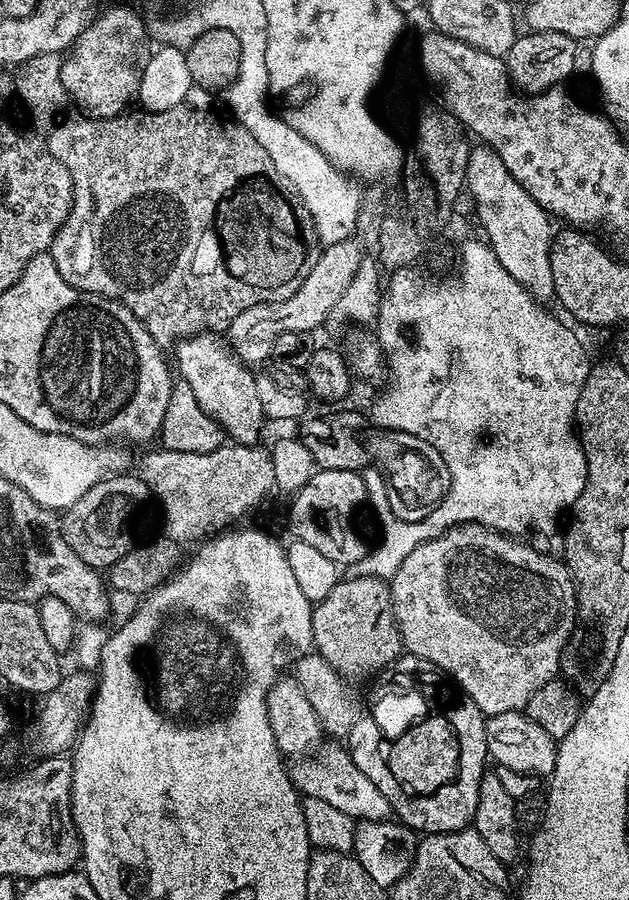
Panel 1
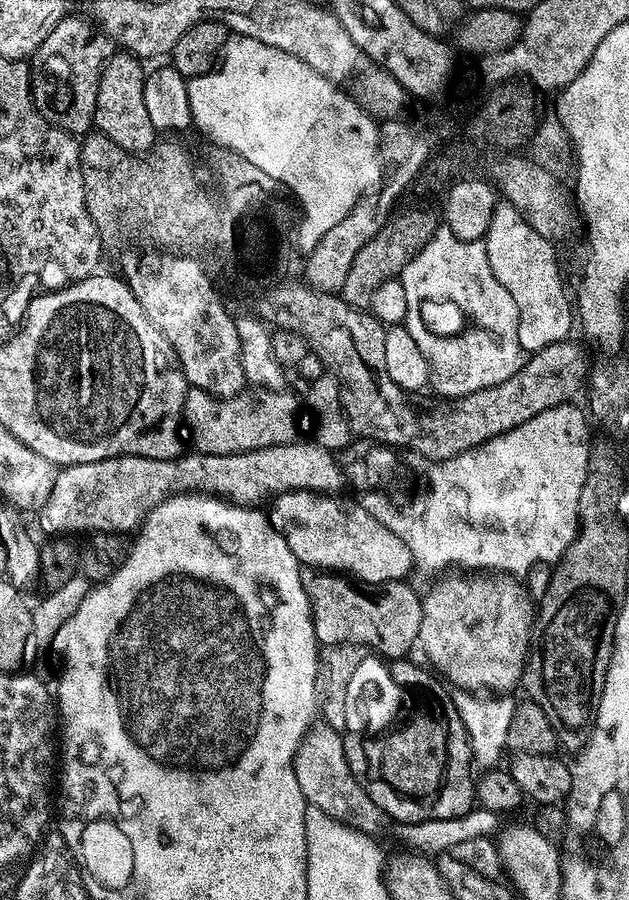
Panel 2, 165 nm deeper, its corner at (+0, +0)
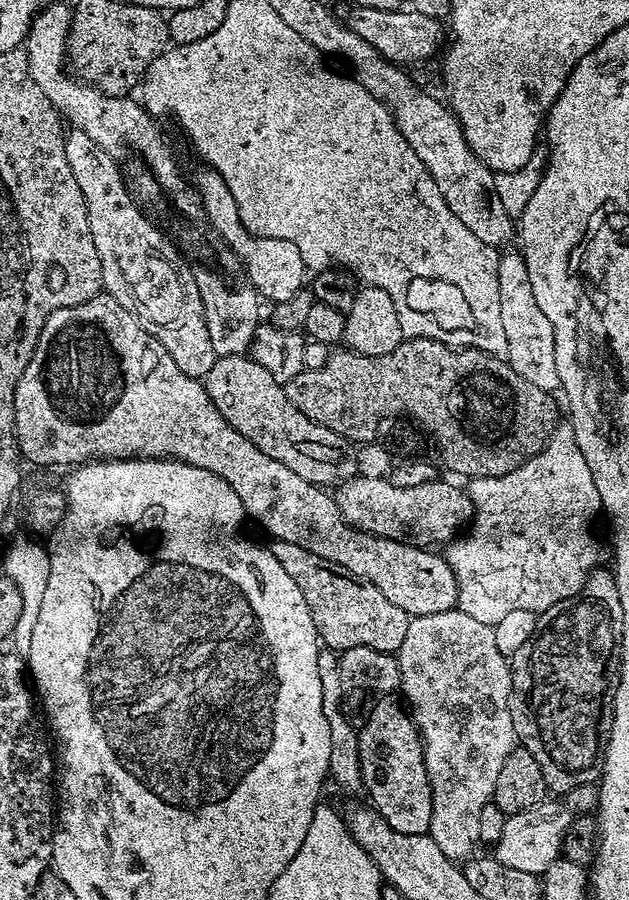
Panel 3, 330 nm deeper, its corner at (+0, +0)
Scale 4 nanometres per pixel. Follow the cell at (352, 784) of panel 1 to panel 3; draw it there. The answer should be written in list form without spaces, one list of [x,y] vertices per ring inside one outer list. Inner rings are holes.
[[[546,798],[524,811],[511,813],[503,824],[503,838],[494,846],[496,860],[514,870],[543,875],[559,859],[562,842],[573,820],[573,813],[563,801]],[[556,800],[556,801],[554,801]]]

